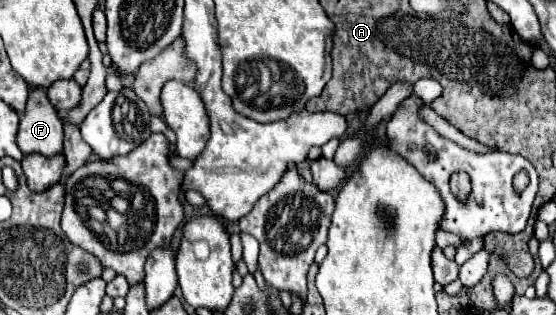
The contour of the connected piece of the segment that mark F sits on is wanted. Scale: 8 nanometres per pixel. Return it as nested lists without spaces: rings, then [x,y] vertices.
[[[42,88],[30,90],[28,104],[24,114],[20,116],[20,128],[18,128],[18,148],[24,154],[44,154],[54,156],[62,152],[62,120],[58,118],[58,112],[50,104],[46,92]]]

